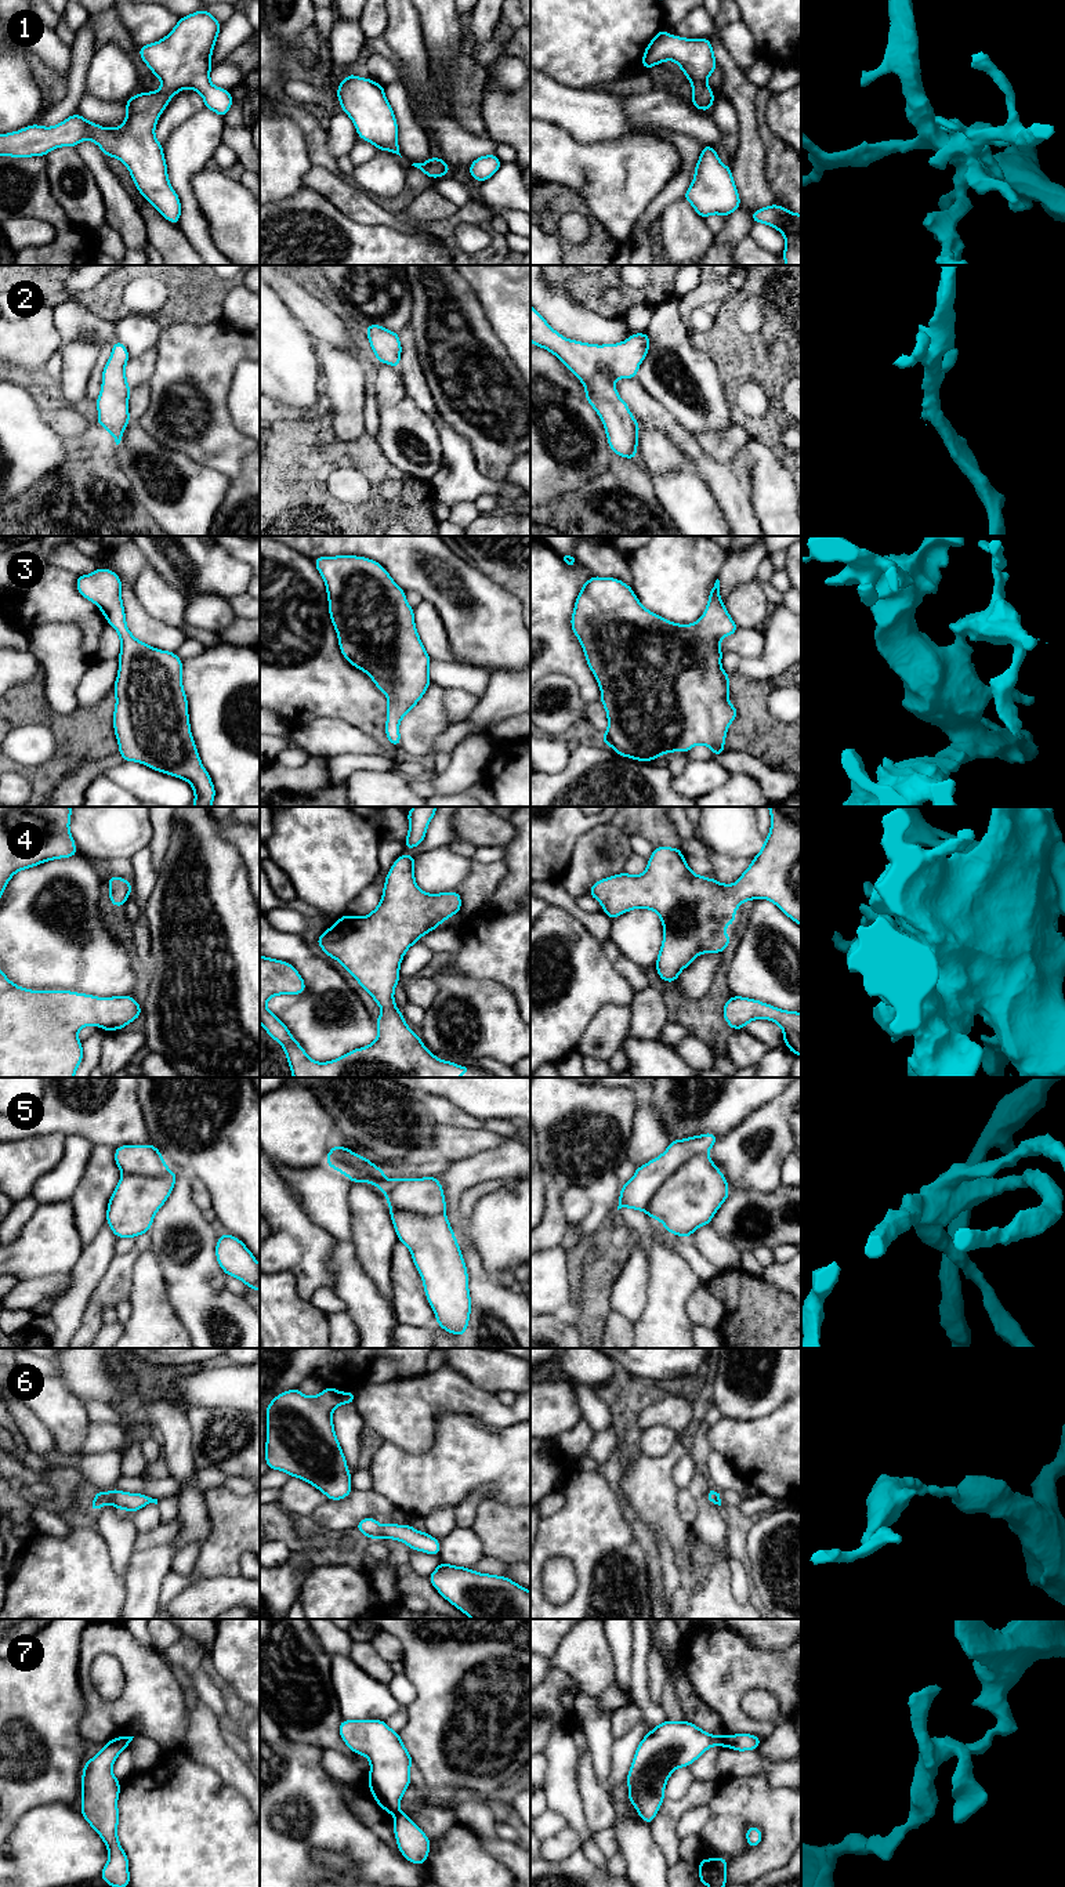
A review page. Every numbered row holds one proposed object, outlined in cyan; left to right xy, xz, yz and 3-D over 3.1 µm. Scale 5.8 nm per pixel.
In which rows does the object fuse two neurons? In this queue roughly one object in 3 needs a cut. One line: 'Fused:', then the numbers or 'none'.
Fused: 7

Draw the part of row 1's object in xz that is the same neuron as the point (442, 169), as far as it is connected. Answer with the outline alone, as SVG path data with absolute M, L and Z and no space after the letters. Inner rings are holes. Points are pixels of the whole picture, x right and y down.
M431 156L425 163L413 163L412 166L420 169L430 178L452 174L448 163L441 157Z

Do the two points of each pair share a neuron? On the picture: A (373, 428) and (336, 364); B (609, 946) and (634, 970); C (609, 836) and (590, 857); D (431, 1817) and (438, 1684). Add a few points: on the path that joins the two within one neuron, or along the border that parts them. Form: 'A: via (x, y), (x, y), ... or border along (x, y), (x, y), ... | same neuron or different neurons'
A: border along (366, 380), (365, 431) | different neurons
B: via (613, 953), (627, 967) | same neuron
C: via (605, 841), (596, 851) | same neuron
D: border along (424, 1803), (433, 1807), (452, 1807) | different neurons

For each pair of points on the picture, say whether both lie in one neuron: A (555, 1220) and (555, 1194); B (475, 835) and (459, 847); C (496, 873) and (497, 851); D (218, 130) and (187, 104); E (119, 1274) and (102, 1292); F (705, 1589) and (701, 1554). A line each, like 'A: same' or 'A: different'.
A: same
B: different
C: different
D: different
E: same
F: same

